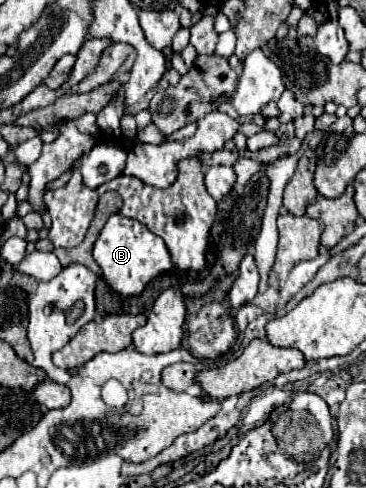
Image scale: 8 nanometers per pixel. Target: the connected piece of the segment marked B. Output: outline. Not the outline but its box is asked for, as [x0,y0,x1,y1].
[94,213,174,297]

